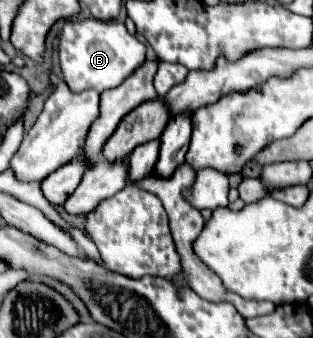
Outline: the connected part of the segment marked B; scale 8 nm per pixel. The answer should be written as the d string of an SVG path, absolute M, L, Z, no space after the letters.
M75 20L67 22L61 32L59 60L65 82L73 92L81 92L87 88L105 92L109 88L123 84L123 80L129 78L145 62L145 44L131 36L121 20Z

